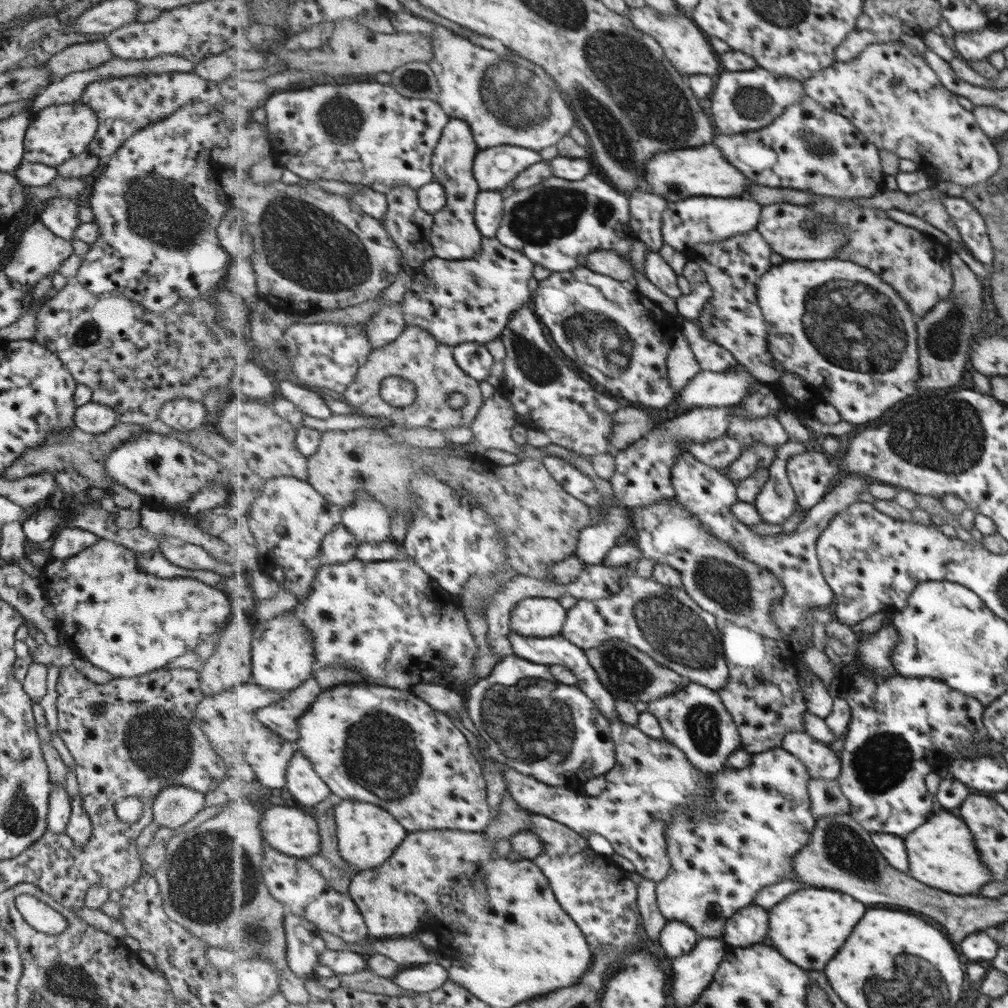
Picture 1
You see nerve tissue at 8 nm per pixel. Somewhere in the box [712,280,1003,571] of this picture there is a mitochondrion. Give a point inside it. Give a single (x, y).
(948, 435)

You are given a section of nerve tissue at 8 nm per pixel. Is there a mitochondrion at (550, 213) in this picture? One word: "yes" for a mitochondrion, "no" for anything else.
yes

